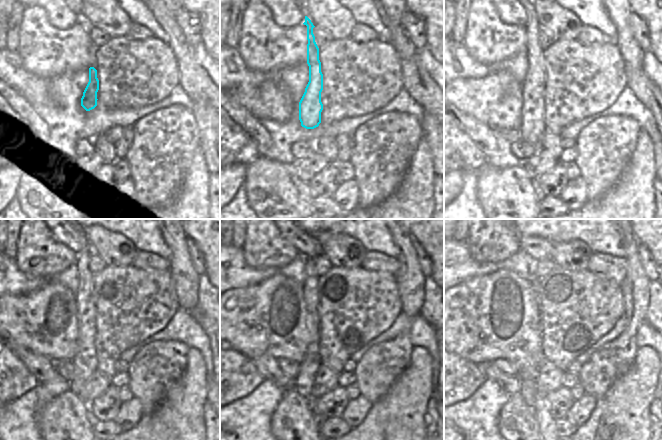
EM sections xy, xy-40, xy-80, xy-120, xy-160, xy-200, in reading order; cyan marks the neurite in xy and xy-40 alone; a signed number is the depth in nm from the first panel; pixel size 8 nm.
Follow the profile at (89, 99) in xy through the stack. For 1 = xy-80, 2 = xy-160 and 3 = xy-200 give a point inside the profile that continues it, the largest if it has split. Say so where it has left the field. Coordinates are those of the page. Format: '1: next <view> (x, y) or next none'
1: next xy-80 (532, 128)
2: next xy-160 (308, 367)
3: next xy-200 (528, 391)

